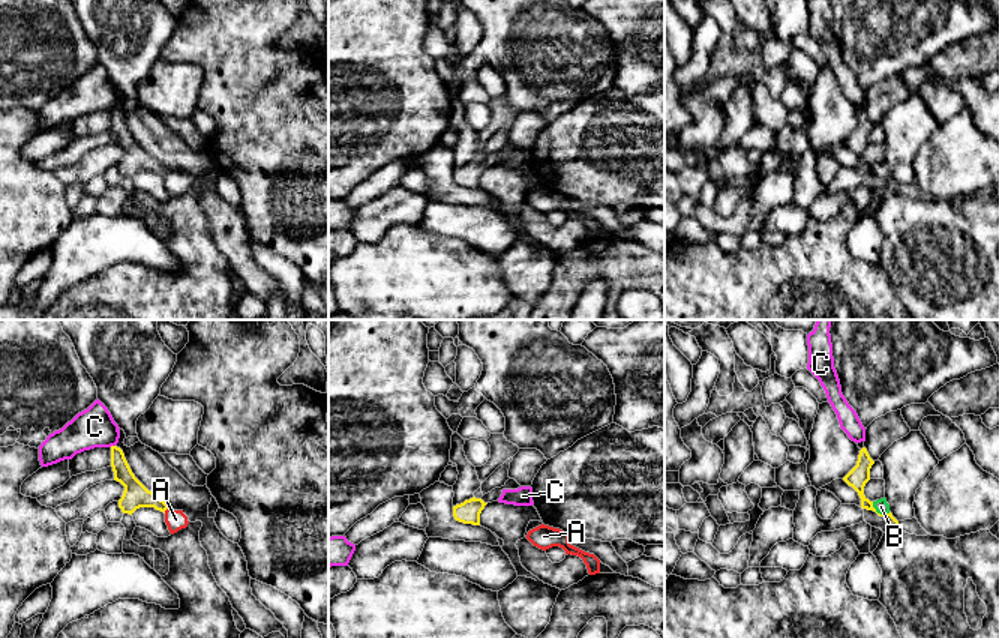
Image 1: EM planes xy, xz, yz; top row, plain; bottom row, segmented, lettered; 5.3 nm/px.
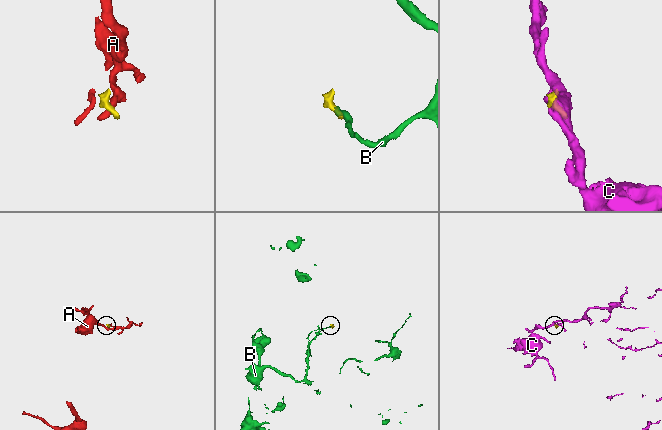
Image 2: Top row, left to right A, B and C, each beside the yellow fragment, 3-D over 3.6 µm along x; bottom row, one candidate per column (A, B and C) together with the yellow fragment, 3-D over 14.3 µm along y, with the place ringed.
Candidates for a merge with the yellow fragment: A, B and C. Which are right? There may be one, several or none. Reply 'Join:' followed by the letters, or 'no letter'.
Join: B

